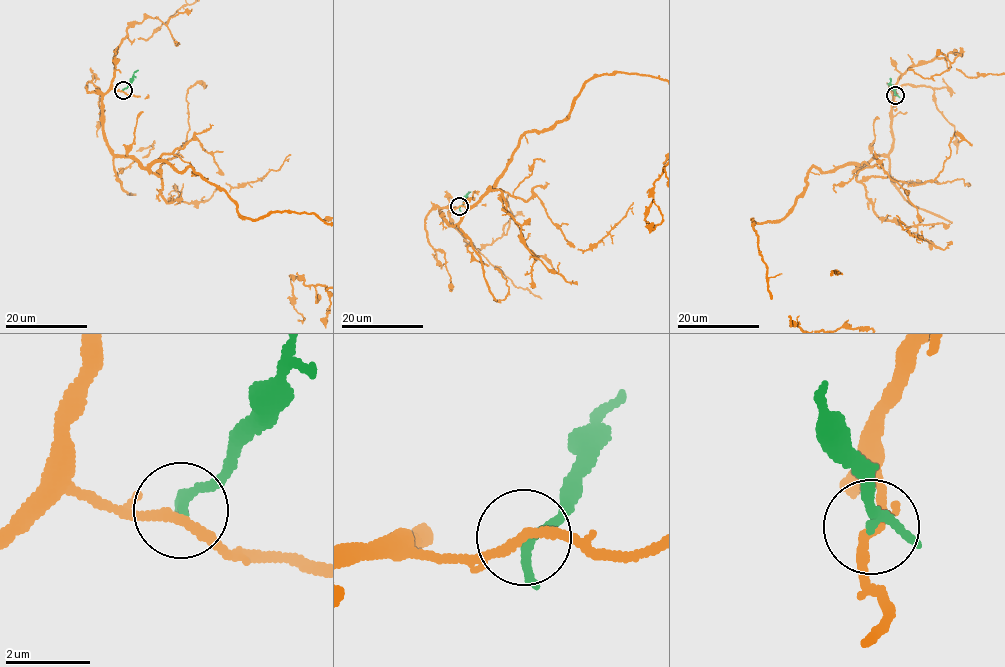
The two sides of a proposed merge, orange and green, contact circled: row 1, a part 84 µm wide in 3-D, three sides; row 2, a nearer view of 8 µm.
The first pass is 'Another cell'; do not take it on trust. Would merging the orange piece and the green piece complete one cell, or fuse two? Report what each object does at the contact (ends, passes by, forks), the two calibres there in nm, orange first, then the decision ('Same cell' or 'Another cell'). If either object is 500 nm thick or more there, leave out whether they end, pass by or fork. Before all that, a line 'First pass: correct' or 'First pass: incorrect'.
First pass: correct
At the ring orange passes by. At the ring green passes by. Thickness 240 nm (orange) against 190 nm. Another cell

